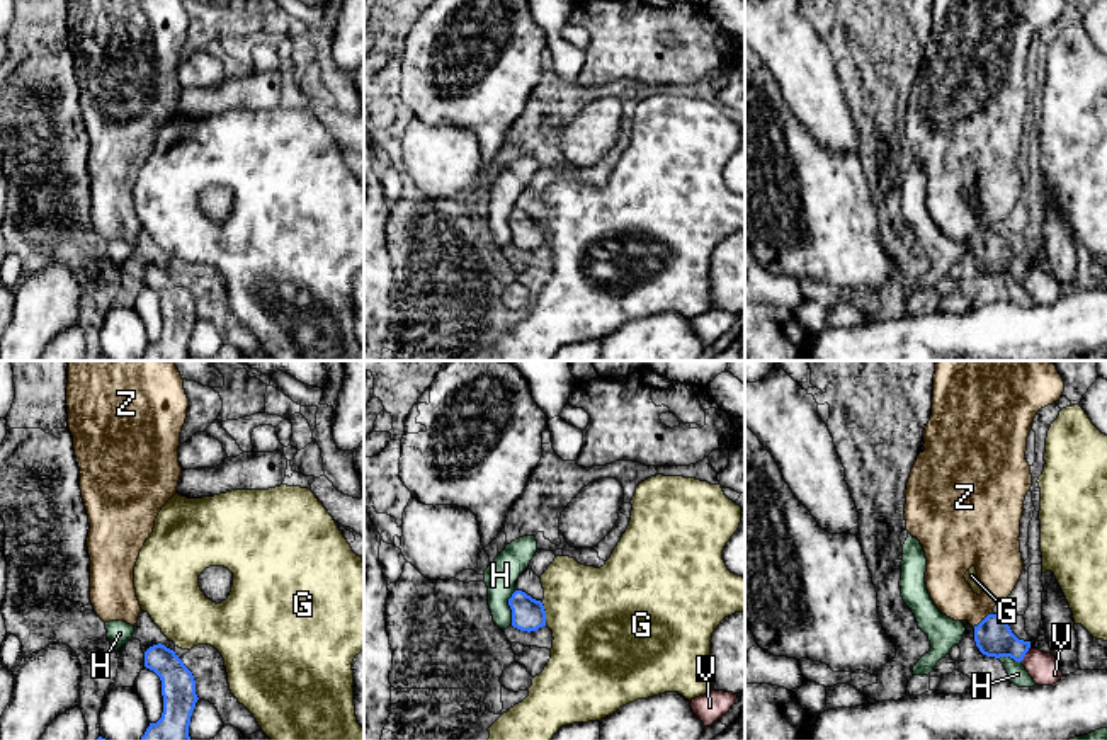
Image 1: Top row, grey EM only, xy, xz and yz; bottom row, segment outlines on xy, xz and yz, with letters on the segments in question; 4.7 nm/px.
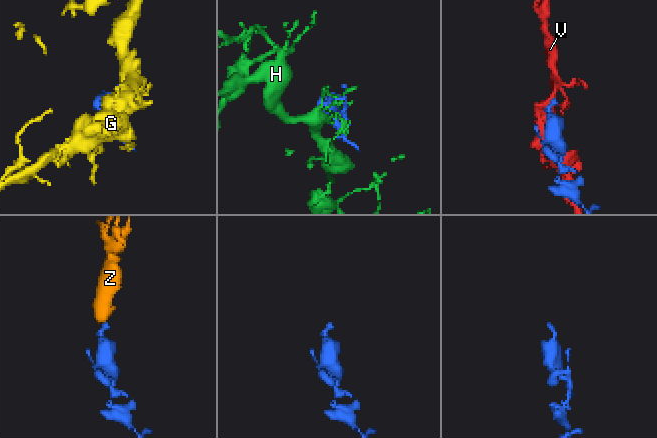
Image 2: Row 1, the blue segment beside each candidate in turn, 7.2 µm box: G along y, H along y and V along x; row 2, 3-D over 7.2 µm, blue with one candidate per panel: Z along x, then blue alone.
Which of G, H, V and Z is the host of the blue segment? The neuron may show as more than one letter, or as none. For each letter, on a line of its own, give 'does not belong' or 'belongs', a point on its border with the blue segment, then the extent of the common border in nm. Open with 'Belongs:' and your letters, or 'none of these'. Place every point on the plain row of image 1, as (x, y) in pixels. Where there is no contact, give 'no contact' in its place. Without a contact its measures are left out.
Belongs: Z
G: does not belong; contact xz (544, 232); length 120 nm
H: does not belong; contact xz (510, 227); length 160 nm
V: does not belong; contact yz (1026, 271); length 90 nm
Z: belongs; contact yz (983, 239); length 120 nm

